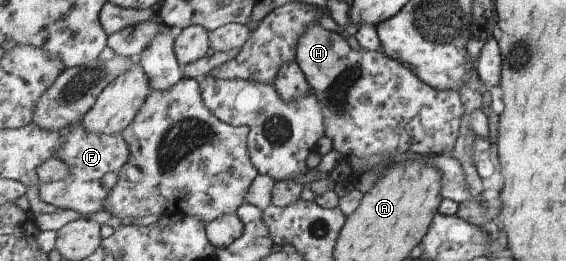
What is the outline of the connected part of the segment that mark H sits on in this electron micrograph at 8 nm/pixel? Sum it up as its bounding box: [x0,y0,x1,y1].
[296,23,464,162]

